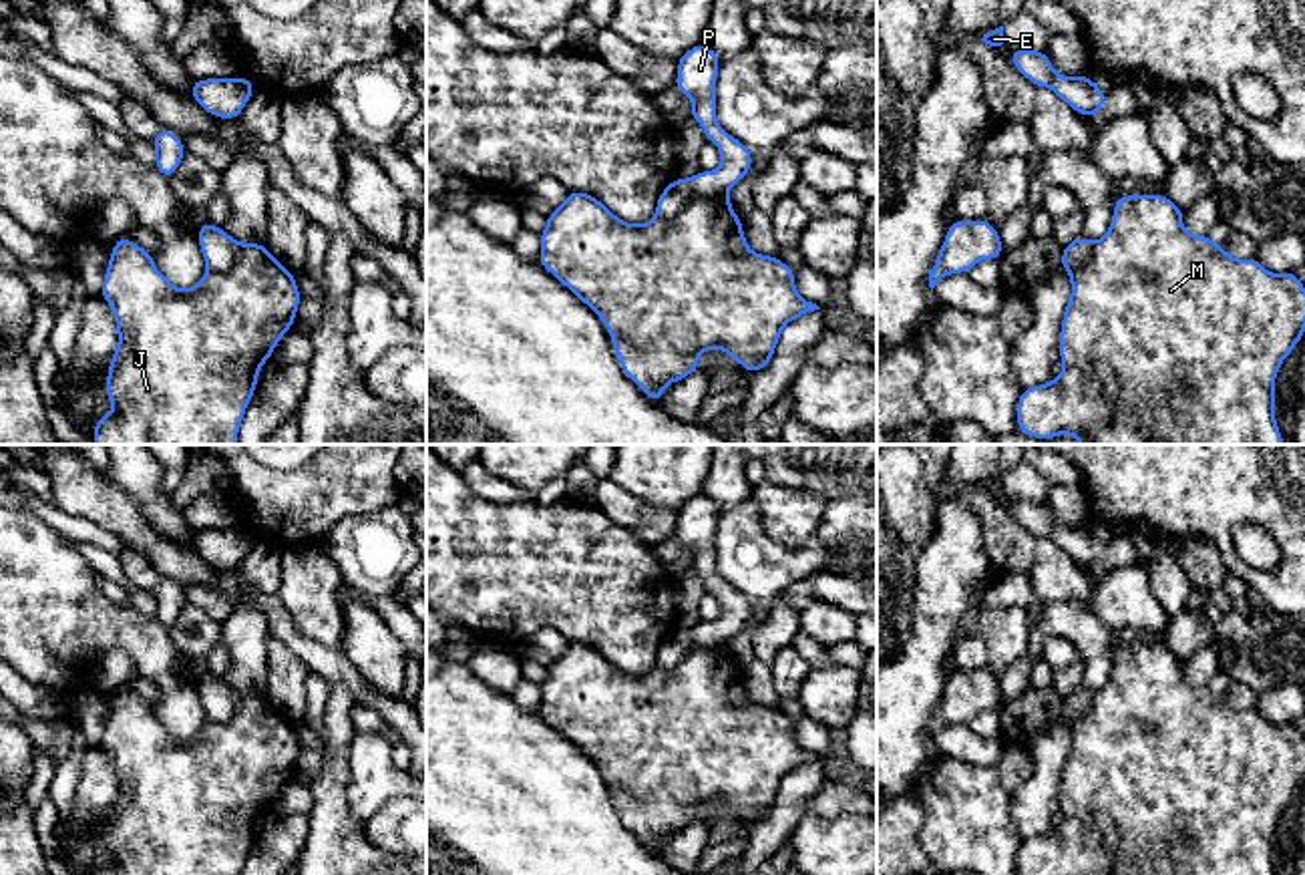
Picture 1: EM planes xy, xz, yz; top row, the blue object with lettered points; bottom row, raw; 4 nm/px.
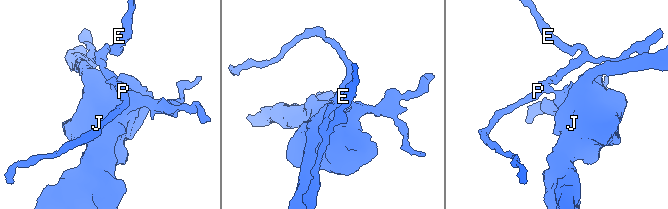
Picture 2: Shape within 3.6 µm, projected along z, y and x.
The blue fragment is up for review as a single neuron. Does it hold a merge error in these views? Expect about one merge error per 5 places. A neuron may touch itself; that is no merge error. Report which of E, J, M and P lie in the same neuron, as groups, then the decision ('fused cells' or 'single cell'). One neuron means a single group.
E P / J M; fused cells

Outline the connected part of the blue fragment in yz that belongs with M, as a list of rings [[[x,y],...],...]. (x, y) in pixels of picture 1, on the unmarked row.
[[[1134,644],[1114,650],[1114,668],[1104,688],[1094,692],[1090,710],[1070,722],[1072,746],[1062,766],[1062,825],[1040,837],[1023,839],[1017,849],[1017,875],[1277,875],[1275,829],[1283,811],[1305,786],[1305,736],[1295,722],[1271,724],[1257,708],[1235,710],[1206,684],[1192,686],[1182,678],[1184,660],[1166,646]]]

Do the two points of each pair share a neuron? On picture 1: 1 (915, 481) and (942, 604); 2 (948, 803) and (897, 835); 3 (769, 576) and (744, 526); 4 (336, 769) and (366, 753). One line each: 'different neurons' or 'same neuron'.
1: different neurons
2: different neurons
3: same neuron
4: different neurons

